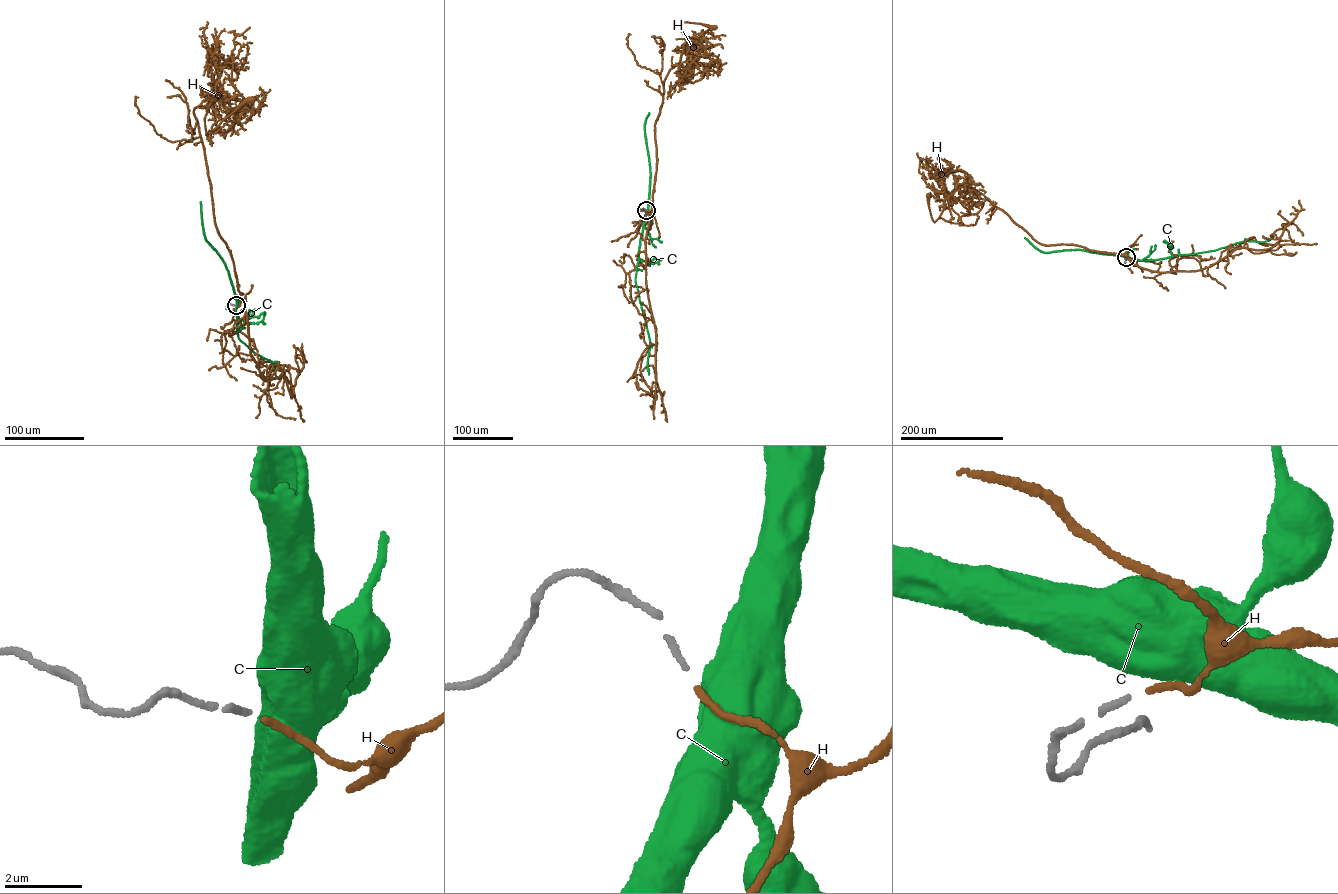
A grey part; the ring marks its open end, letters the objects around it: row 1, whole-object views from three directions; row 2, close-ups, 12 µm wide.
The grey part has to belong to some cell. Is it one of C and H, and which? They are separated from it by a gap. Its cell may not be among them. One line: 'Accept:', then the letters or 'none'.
Accept: H

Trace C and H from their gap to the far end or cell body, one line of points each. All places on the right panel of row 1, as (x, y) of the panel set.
C: (1126, 257), (1160, 259), (1272, 238)
H: (1126, 257), (1075, 245), (1042, 245), (1003, 211), (981, 199), (959, 197), (934, 222), (928, 195)

